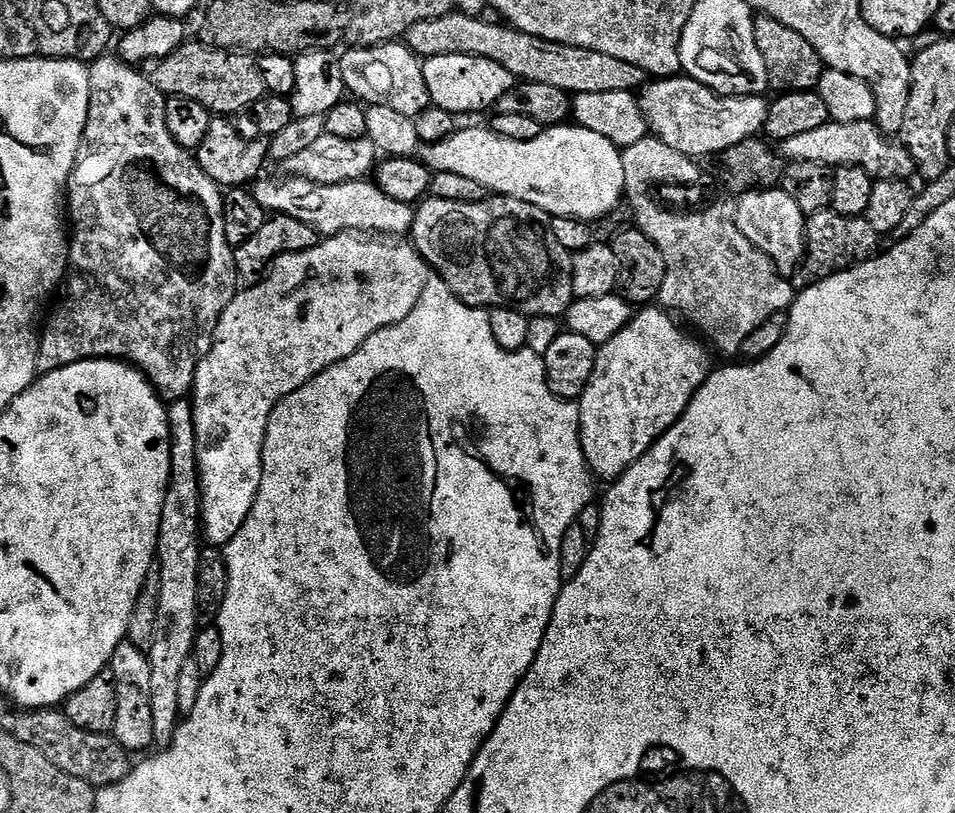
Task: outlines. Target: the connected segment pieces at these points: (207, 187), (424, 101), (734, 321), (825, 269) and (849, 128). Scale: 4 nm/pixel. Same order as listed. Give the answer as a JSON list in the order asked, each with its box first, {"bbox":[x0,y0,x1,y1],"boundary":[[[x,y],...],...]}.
[{"bbox":[37,54,238,402],"boundary":[[[105,54],[88,64],[90,74],[90,110],[84,131],[84,143],[80,145],[80,159],[76,161],[72,176],[68,179],[66,189],[66,212],[70,217],[70,271],[66,283],[47,317],[40,334],[37,373],[62,370],[62,366],[70,366],[83,360],[122,360],[137,368],[154,386],[161,400],[171,402],[185,399],[194,386],[194,378],[202,358],[212,345],[216,333],[216,324],[222,318],[226,306],[235,298],[238,291],[236,274],[236,257],[233,245],[226,238],[224,225],[224,198],[219,184],[213,180],[196,163],[189,149],[178,146],[166,126],[166,110],[163,92],[154,86],[147,75],[144,76],[139,67],[120,59],[116,54]]]},{"bbox":[340,42,432,118],"boundary":[[[389,42],[373,48],[349,47],[347,51],[348,53],[340,56],[342,82],[357,101],[365,105],[388,106],[398,114],[406,114],[413,118],[422,115],[432,104],[430,94],[426,90],[421,57],[410,51],[407,43]]]},{"bbox":[622,138,798,357],"boundary":[[[655,138],[623,149],[622,155],[626,170],[624,194],[627,207],[632,210],[635,227],[645,232],[654,246],[662,250],[662,258],[666,262],[666,282],[662,282],[659,303],[669,313],[685,316],[693,324],[691,327],[713,349],[716,347],[722,355],[735,357],[742,342],[746,342],[746,338],[750,338],[750,334],[754,334],[766,318],[774,318],[774,314],[787,312],[792,307],[798,295],[797,289],[792,289],[793,281],[780,275],[772,259],[762,254],[762,250],[758,250],[754,242],[738,230],[736,205],[731,195],[716,196],[705,208],[696,208],[700,204],[700,184],[696,181],[700,172],[695,159],[669,152],[663,142]]]},{"bbox":[798,210,882,286],"boundary":[[[831,210],[811,213],[804,225],[806,251],[798,280],[801,280],[801,285],[807,286],[836,272],[845,272],[856,264],[863,264],[877,255],[880,242],[882,236],[875,232],[864,216],[843,216]]]},{"bbox":[782,120,906,181],"boundary":[[[871,120],[866,122],[831,121],[826,126],[818,126],[818,130],[810,130],[806,134],[797,134],[794,138],[786,138],[782,142],[782,155],[785,161],[801,160],[802,162],[822,162],[833,169],[846,166],[864,168],[875,181],[895,181],[905,174],[906,149],[903,143],[891,144],[889,137],[881,132]]]}]

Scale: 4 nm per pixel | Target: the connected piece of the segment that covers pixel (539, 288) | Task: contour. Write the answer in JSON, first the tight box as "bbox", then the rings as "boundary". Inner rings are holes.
{"bbox":[410,195,574,317],"boundary":[[[489,195],[487,200],[482,202],[446,202],[435,198],[428,198],[416,208],[416,217],[412,223],[410,243],[418,249],[421,258],[427,263],[433,273],[438,274],[439,279],[445,280],[455,296],[469,304],[471,308],[482,308],[491,310],[494,308],[517,308],[525,316],[554,316],[563,317],[574,301],[572,294],[572,257],[573,253],[566,250],[566,246],[558,243],[554,238],[552,221],[547,212],[543,212],[538,206],[530,206],[530,202],[522,202],[513,196]]]}

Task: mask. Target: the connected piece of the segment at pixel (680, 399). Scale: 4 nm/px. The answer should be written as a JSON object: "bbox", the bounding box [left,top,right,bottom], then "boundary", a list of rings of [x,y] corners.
{"bbox":[578,306,709,482],"boundary":[[[644,306],[614,338],[599,345],[594,374],[578,401],[580,441],[593,477],[600,479],[601,476],[607,482],[619,480],[631,464],[638,462],[638,458],[650,451],[663,432],[676,424],[677,418],[684,413],[686,406],[708,377],[709,349],[691,331],[683,332],[675,322],[677,323],[663,307]]]}

